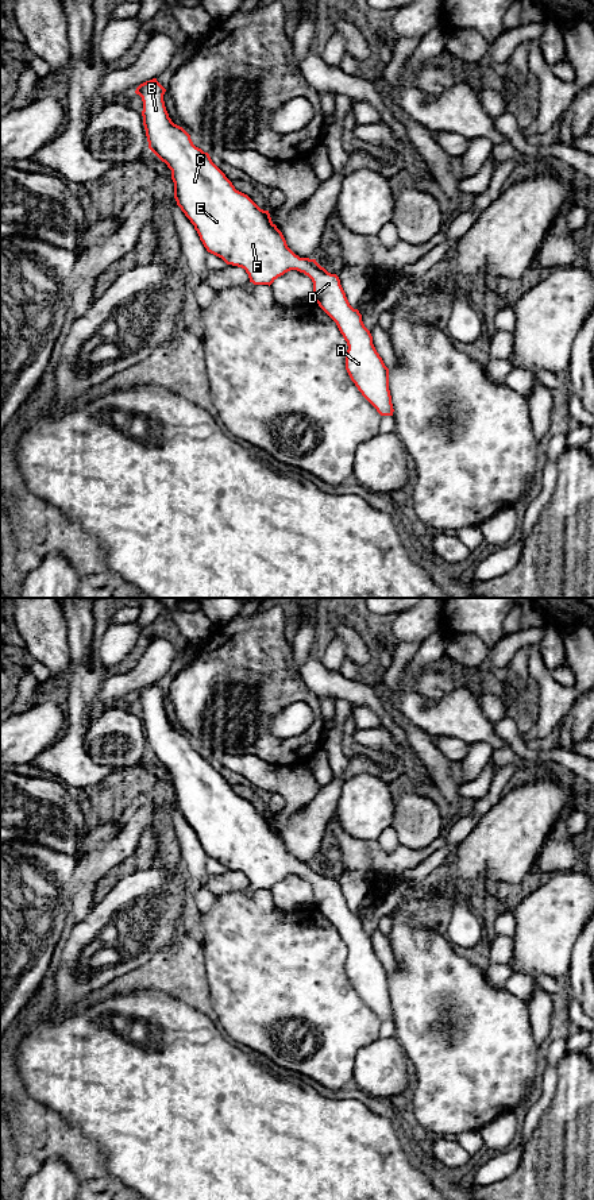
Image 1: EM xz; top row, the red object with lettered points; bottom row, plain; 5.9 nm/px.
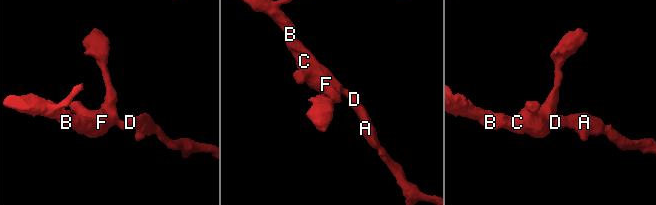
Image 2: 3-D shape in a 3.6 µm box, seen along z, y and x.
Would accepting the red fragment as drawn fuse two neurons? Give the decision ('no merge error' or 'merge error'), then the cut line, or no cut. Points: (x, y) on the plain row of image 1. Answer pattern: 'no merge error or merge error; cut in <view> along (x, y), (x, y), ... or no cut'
no merge error; no cut

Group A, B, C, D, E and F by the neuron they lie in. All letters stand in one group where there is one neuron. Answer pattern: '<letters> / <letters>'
A B C D E F

